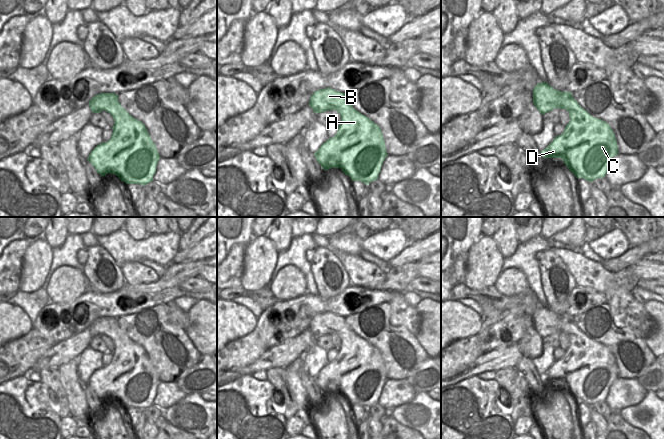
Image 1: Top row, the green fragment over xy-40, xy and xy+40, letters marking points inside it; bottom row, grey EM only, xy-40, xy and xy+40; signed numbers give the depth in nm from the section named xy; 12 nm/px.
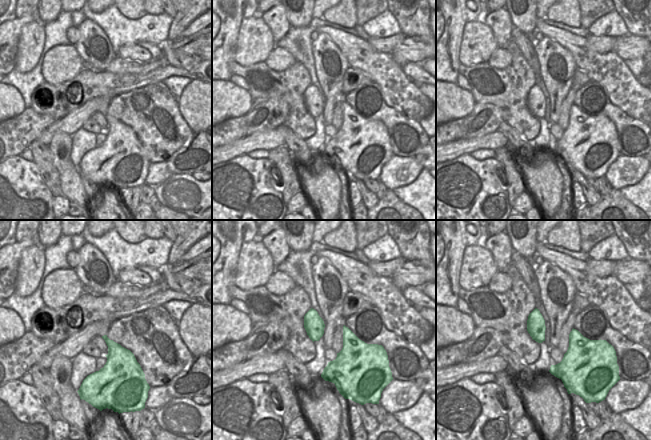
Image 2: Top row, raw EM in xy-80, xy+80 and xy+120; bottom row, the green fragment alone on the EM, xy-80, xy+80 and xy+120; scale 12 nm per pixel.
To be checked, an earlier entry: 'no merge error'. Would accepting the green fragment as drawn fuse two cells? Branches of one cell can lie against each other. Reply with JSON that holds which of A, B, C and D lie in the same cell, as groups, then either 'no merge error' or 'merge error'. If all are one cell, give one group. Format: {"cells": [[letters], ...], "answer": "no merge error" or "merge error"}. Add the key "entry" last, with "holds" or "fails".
{"cells": [["A", "B", "C", "D"]], "answer": "no merge error", "entry": "holds"}

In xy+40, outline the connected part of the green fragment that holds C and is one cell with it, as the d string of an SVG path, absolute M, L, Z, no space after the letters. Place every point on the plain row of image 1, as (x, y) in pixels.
M546 306L533 313L533 327L543 339L555 332L566 333L570 345L564 356L541 375L544 382L561 382L576 402L593 406L605 401L612 382L618 379L616 361L610 349L591 340L573 322Z

